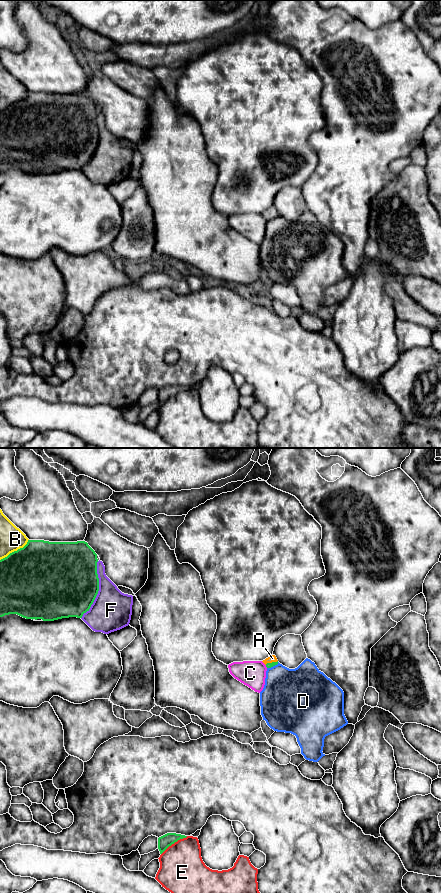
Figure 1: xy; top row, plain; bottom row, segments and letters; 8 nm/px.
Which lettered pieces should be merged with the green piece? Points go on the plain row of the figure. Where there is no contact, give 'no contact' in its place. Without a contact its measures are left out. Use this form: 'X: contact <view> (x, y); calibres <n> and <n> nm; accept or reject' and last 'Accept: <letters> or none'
A: contact xy (271, 215); calibres 50 and 60 nm; accept
B: contact xy (15, 103); calibres 500 and 190 nm; reject
C: contact xy (266, 218); calibres 50 and 200 nm; reject
D: contact xy (272, 218); calibres 50 and 400 nm; reject
E: contact xy (174, 394); calibres 100 and 380 nm; reject
F: contact xy (98, 142); calibres 480 and 320 nm; reject
Accept: A

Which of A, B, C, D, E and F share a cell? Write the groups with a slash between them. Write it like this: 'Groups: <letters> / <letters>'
Groups: A / B / C / D / E / F

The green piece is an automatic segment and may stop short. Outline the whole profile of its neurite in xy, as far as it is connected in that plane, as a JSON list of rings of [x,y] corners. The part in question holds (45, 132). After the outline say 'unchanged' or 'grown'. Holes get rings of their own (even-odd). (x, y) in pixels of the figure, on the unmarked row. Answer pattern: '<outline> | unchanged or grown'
[[[28,92],[23,99],[0,112],[0,169],[17,166],[26,171],[54,173],[82,170],[89,163],[99,143],[97,106],[85,93],[49,94]]] | unchanged

